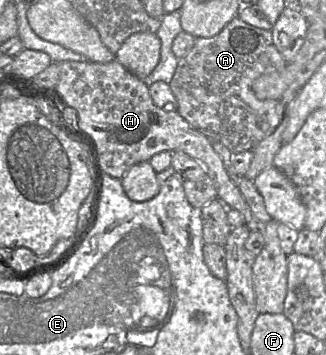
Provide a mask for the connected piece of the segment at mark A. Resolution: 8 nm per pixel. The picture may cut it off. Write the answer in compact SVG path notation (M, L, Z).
M235 16L216 36L196 38L191 51L179 59L169 83L178 103L177 112L211 142L222 143L233 154L253 150L273 132L280 117L276 112L278 100L259 100L254 94L252 84L263 74L283 71L286 65L287 62L273 43L272 31L254 27Z

